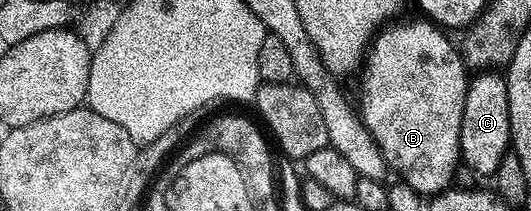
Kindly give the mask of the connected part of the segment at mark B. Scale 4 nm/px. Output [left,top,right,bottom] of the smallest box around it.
[358,18,470,194]

